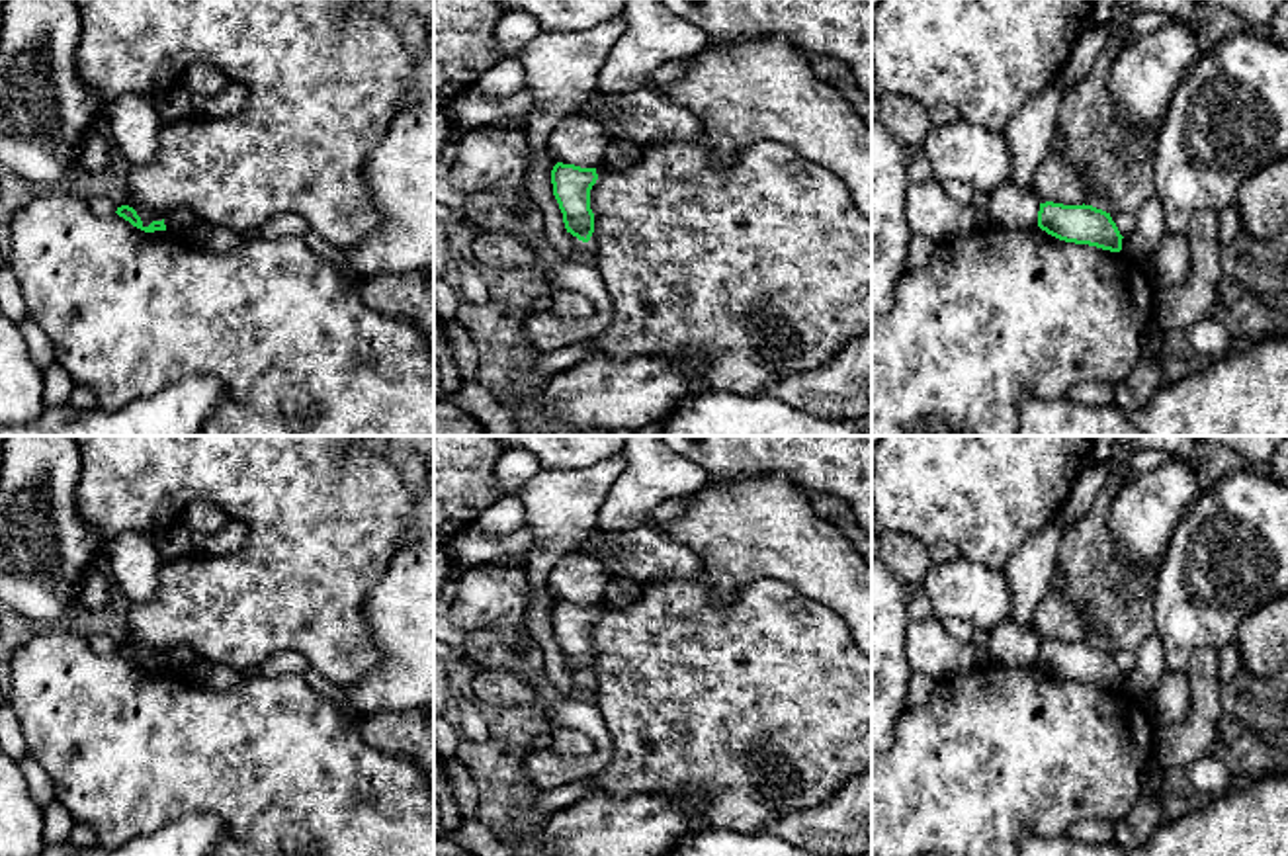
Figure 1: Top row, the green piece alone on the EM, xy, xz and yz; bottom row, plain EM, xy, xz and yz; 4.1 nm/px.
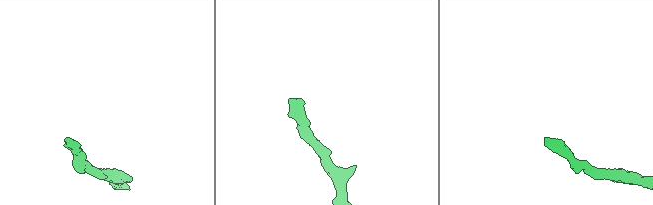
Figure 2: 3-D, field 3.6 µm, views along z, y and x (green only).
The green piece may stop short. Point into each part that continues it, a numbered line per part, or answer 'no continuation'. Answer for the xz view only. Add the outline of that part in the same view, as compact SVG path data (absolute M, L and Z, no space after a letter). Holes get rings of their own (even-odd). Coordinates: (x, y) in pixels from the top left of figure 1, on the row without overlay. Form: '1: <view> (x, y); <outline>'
no continuation

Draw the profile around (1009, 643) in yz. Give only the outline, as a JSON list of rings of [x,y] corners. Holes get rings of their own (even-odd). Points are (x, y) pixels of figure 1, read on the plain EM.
[[[1009,618],[989,629],[983,657],[1005,666],[1028,666],[1038,663],[1040,637],[1032,623],[1020,625]]]

